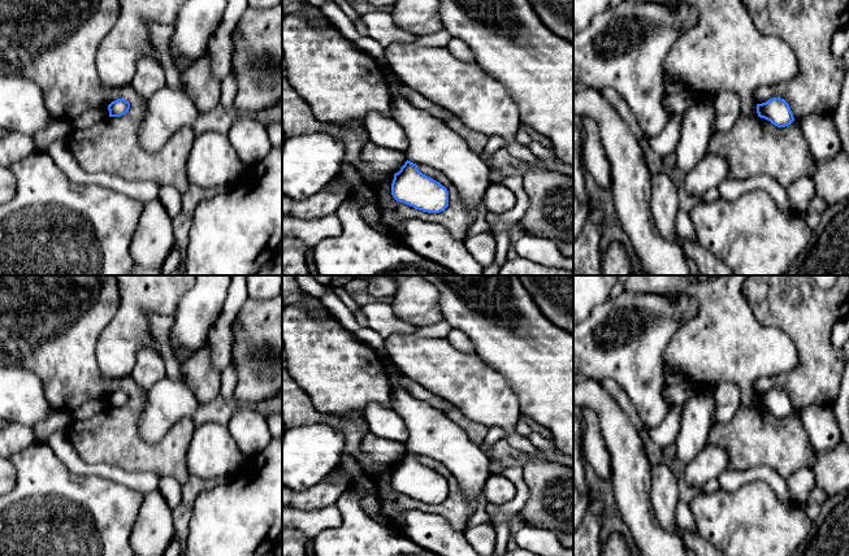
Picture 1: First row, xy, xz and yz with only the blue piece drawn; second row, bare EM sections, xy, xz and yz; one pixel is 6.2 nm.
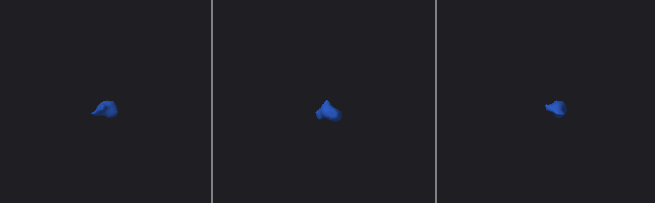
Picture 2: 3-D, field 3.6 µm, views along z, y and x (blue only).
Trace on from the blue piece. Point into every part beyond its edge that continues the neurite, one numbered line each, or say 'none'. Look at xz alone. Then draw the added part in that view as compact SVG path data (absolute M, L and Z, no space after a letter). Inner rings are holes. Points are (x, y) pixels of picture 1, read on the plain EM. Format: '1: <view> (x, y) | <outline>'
1: xz (432, 433) | M386 360L384 370L391 388L390 408L402 417L410 431L410 438L406 443L407 451L416 456L428 456L439 461L456 477L463 498L467 500L477 500L490 475L490 457L481 449L480 444L473 443L467 433L451 421L446 413L415 398L403 388L393 375L393 369Z

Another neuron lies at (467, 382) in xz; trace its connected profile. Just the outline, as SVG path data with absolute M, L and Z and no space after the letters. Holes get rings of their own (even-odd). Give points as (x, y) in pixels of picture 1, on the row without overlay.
M394 334L385 339L384 357L468 420L503 429L515 449L529 459L540 457L528 436L516 431L521 412L510 382L477 353L464 353L446 338Z

